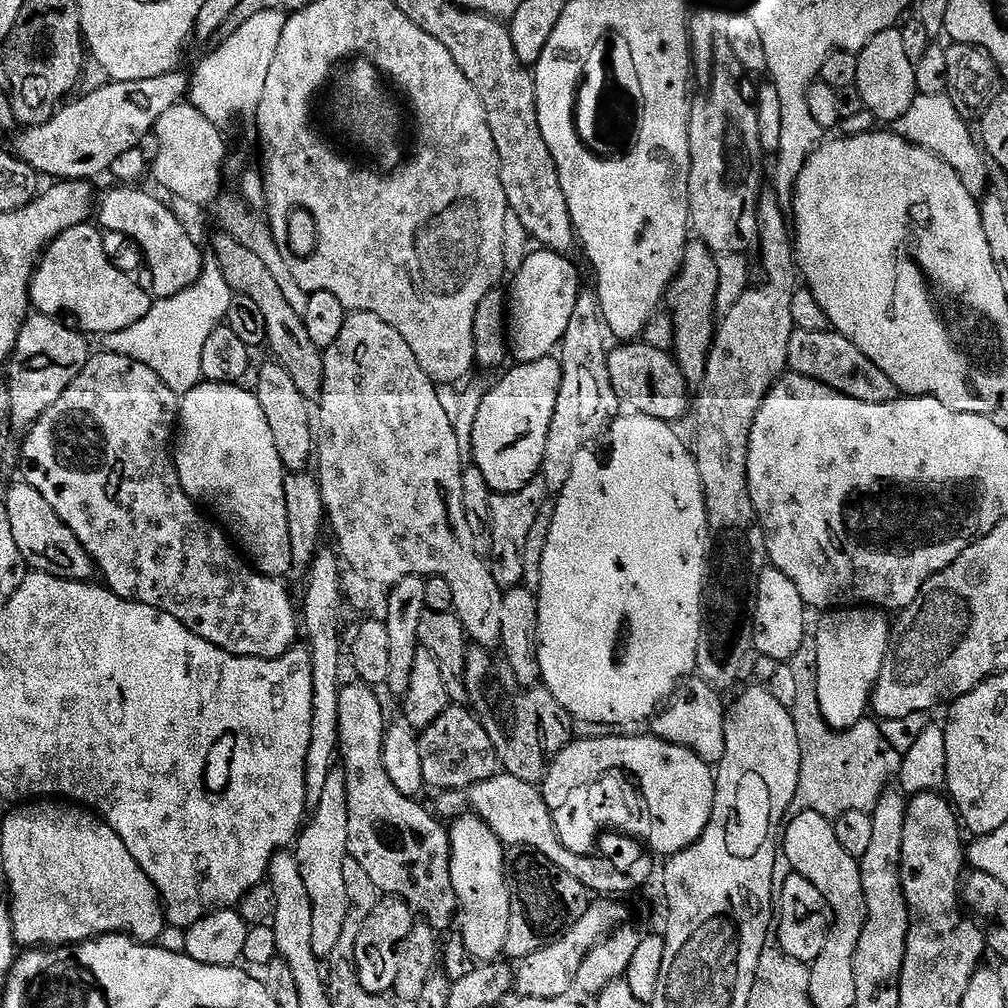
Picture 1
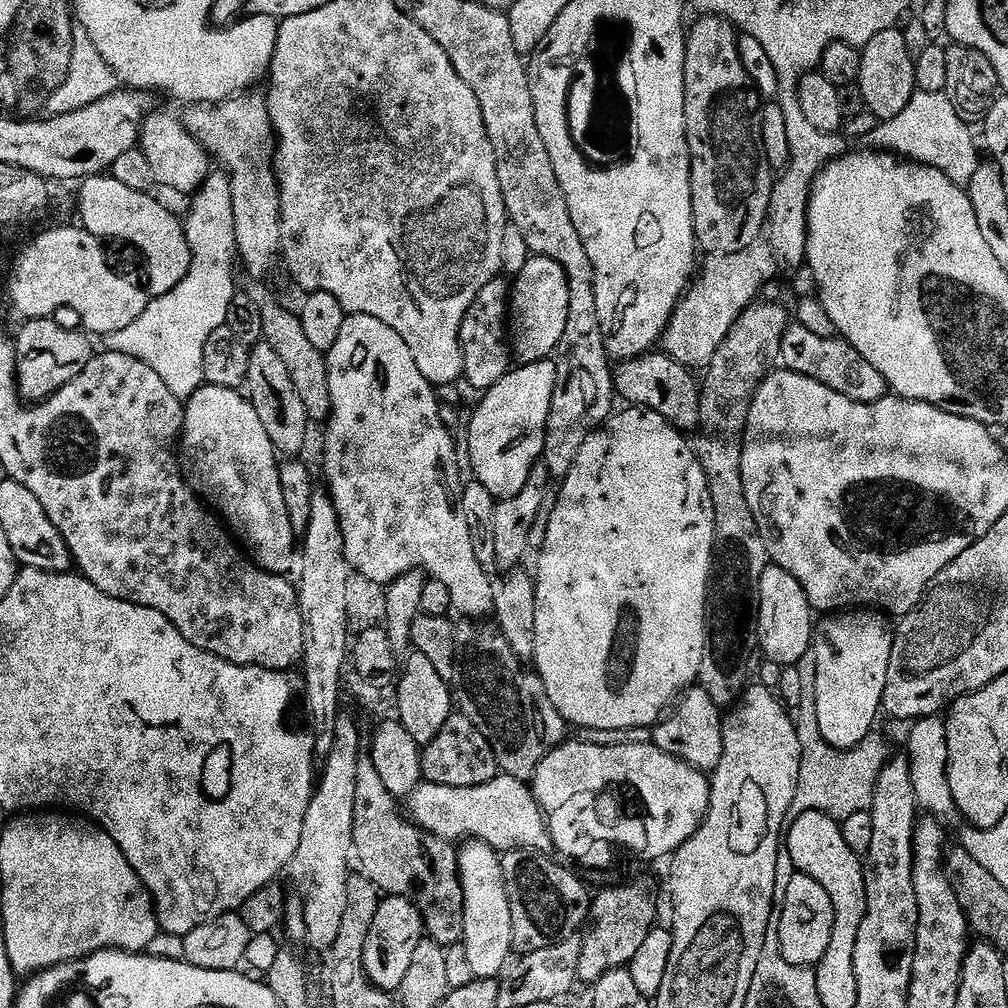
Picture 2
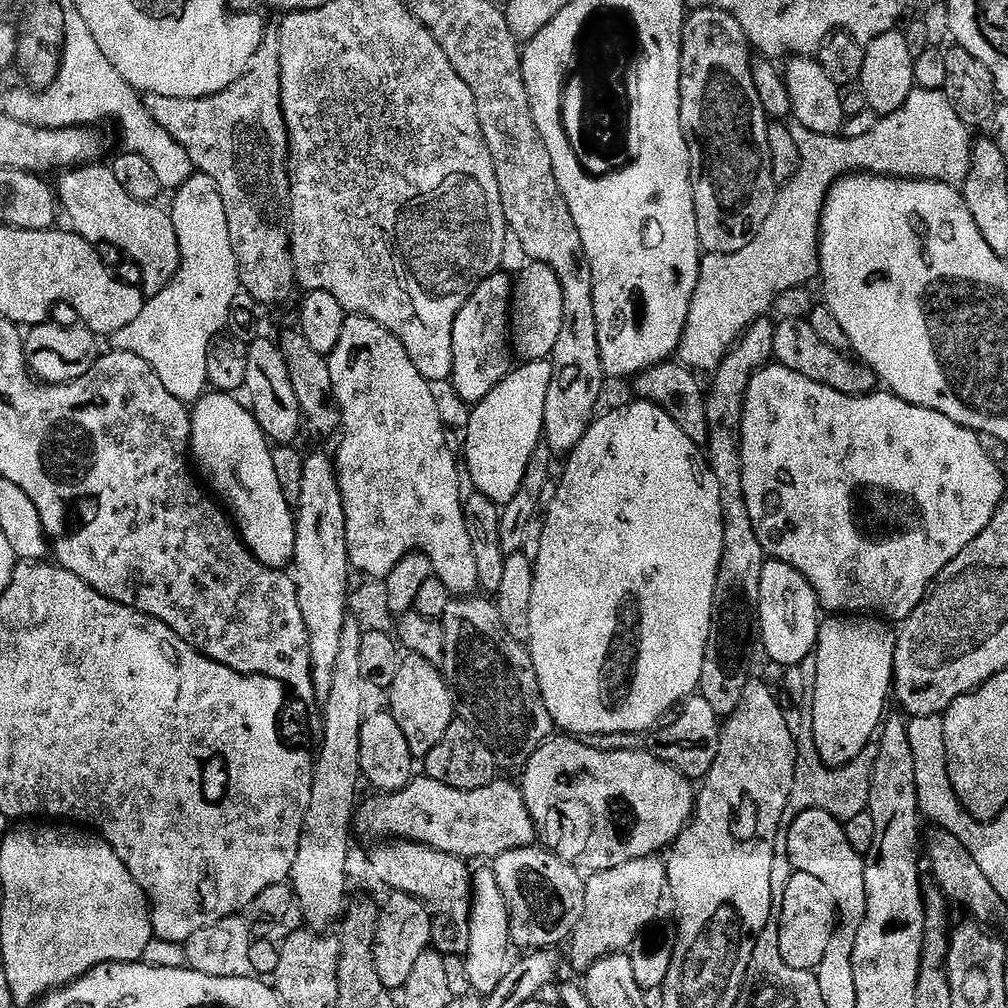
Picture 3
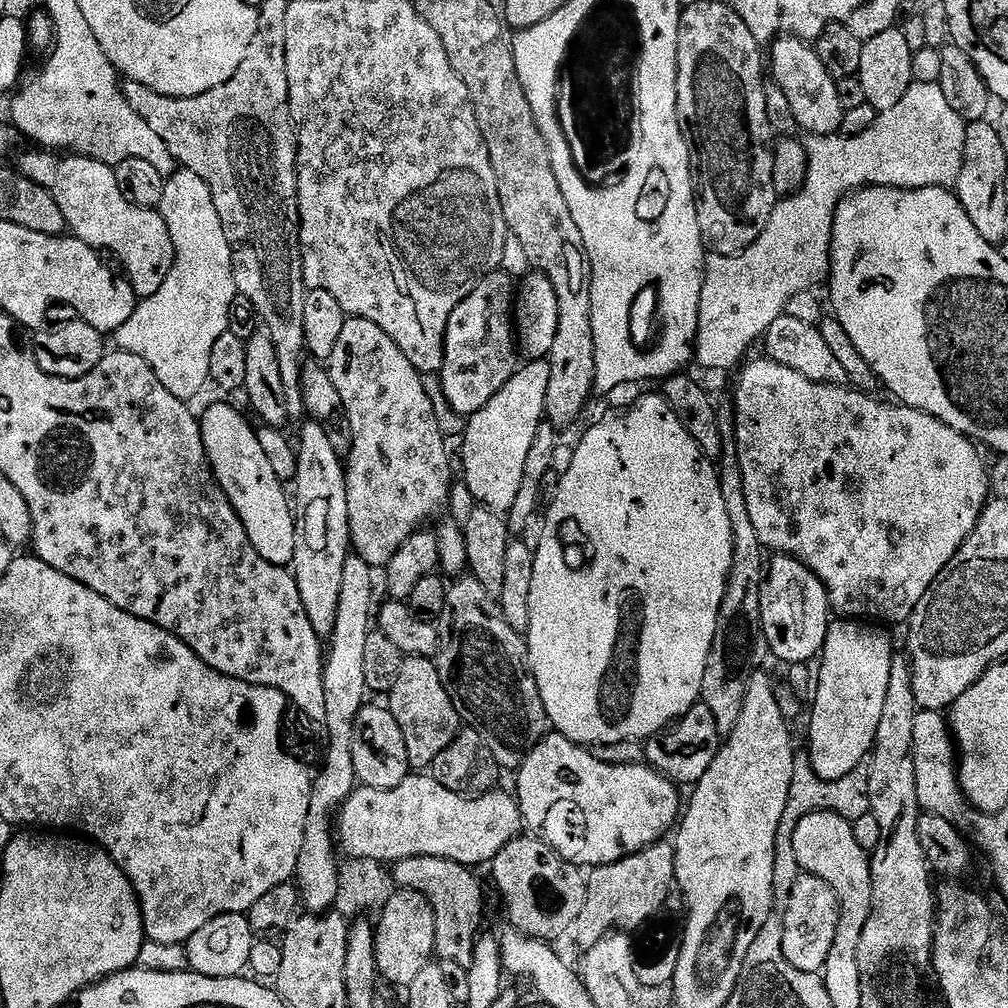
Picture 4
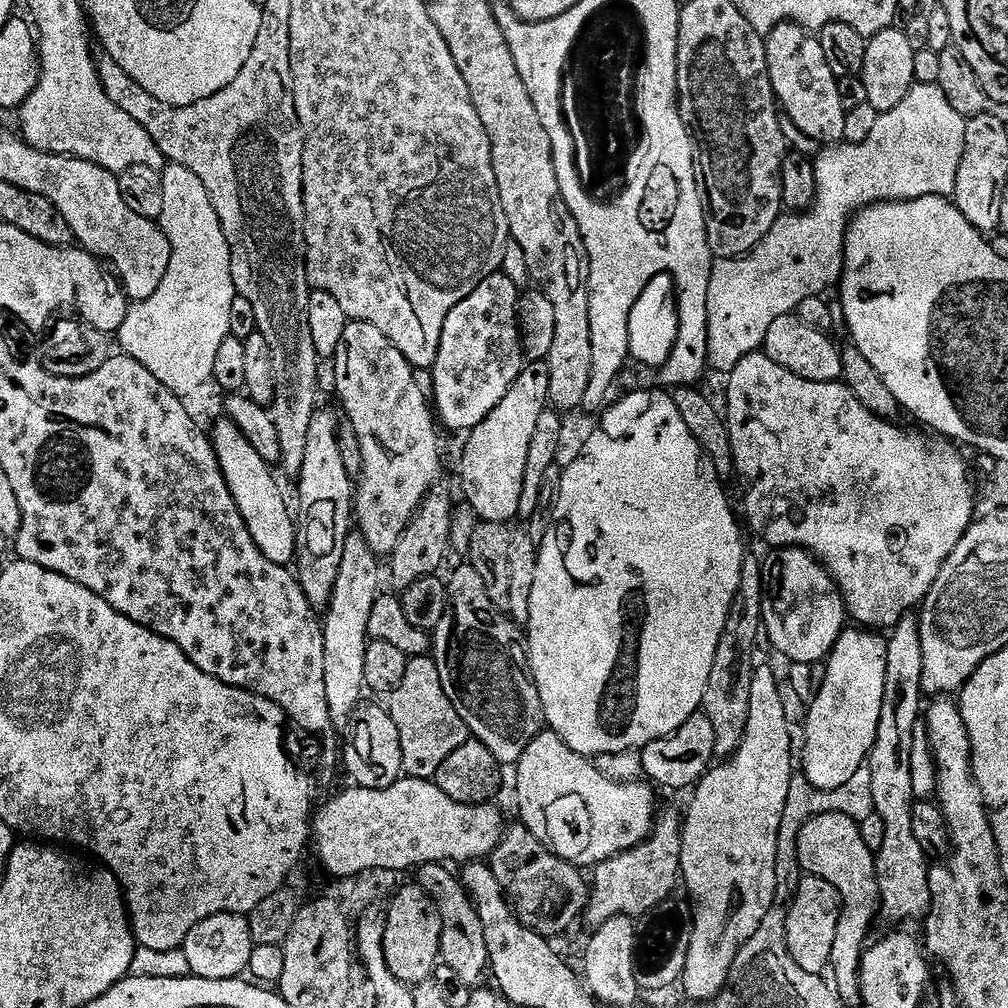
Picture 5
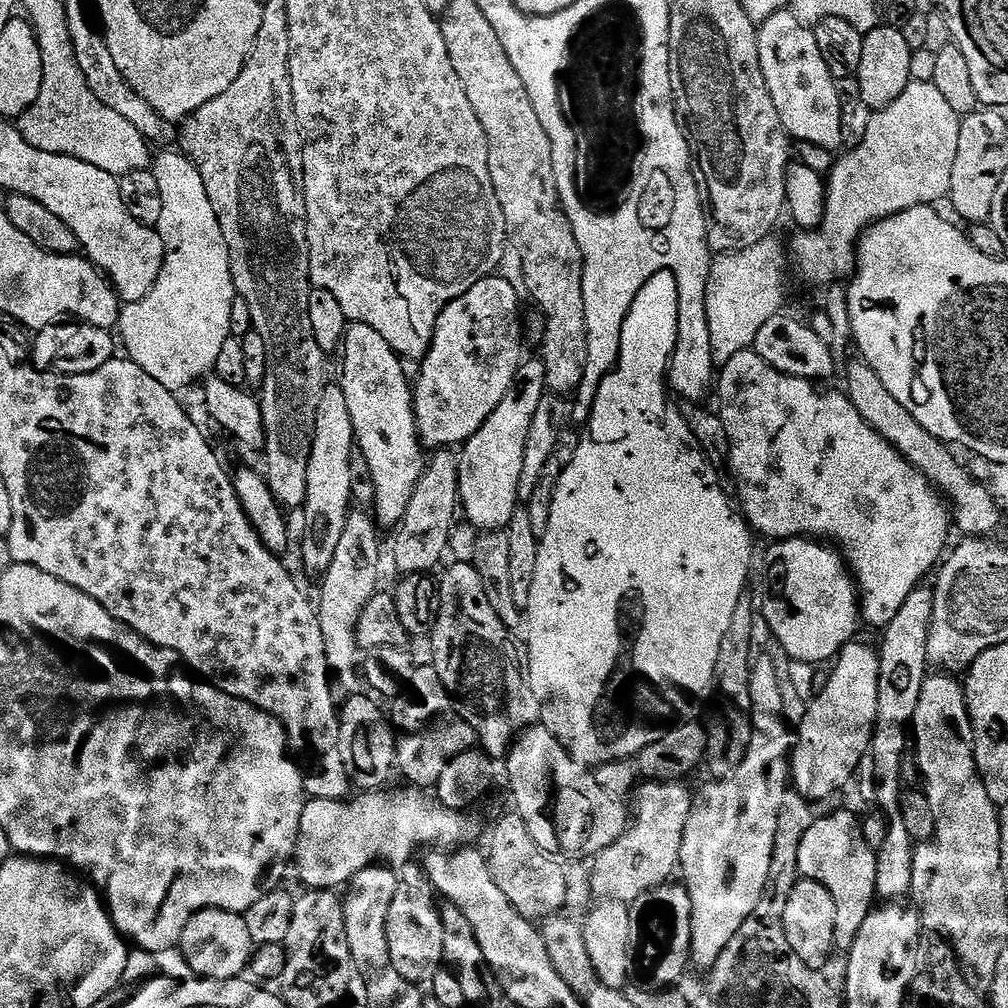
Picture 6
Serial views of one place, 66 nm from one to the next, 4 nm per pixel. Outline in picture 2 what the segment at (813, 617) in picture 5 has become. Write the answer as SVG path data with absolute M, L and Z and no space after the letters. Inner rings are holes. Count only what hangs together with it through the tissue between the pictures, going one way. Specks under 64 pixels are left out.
M767 567L760 579L759 605L759 651L765 652L779 666L799 665L800 659L809 655L814 643L814 609L798 578L786 574L781 568Z

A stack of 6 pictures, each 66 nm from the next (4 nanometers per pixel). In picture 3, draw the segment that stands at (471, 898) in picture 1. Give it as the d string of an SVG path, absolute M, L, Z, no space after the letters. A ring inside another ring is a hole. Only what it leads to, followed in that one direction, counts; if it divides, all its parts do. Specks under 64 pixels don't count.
M484 866L472 878L472 913L470 914L470 946L464 956L466 974L470 974L472 992L486 998L494 990L498 990L498 982L502 982L505 972L510 967L508 948L512 944L510 930L510 914L506 906L506 898L498 886L498 878L491 867Z

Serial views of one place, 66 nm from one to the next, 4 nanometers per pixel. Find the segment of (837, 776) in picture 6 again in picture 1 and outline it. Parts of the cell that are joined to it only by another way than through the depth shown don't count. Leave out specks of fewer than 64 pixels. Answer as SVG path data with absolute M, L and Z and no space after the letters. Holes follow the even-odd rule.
M871 606L828 610L816 624L816 689L822 718L834 730L853 728L869 715L872 692L888 653L890 620Z

